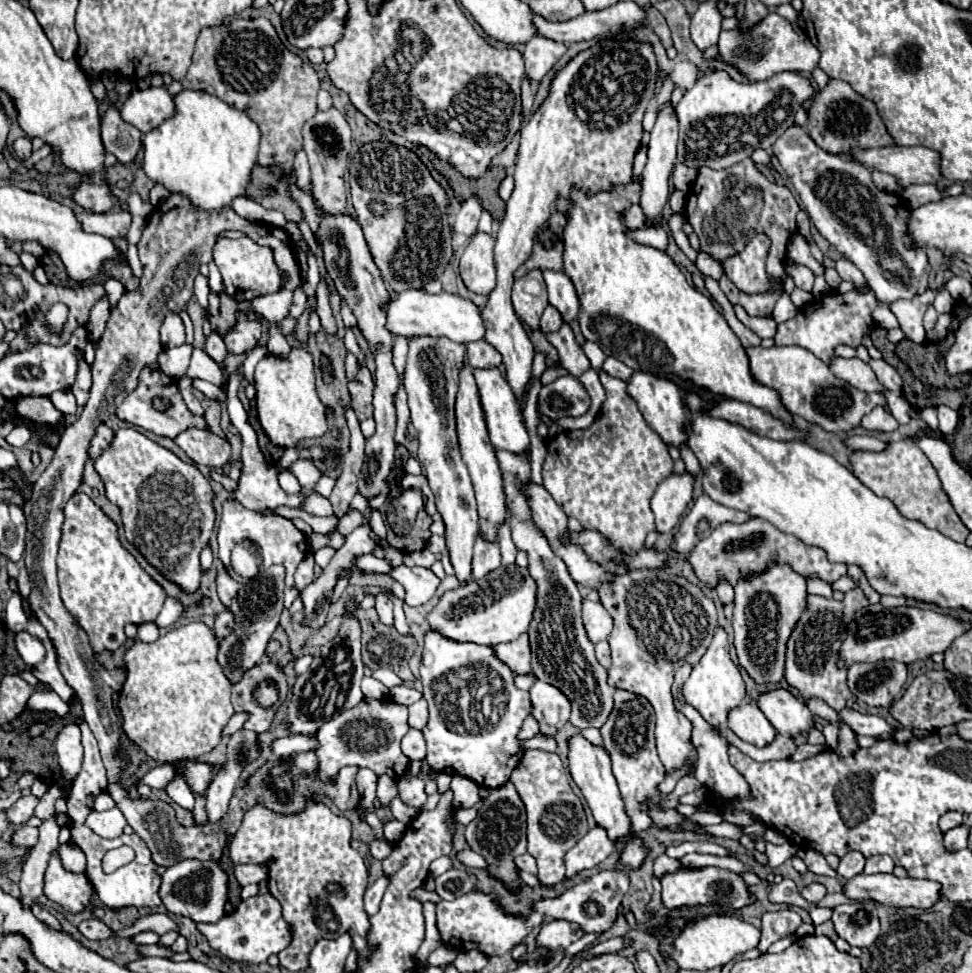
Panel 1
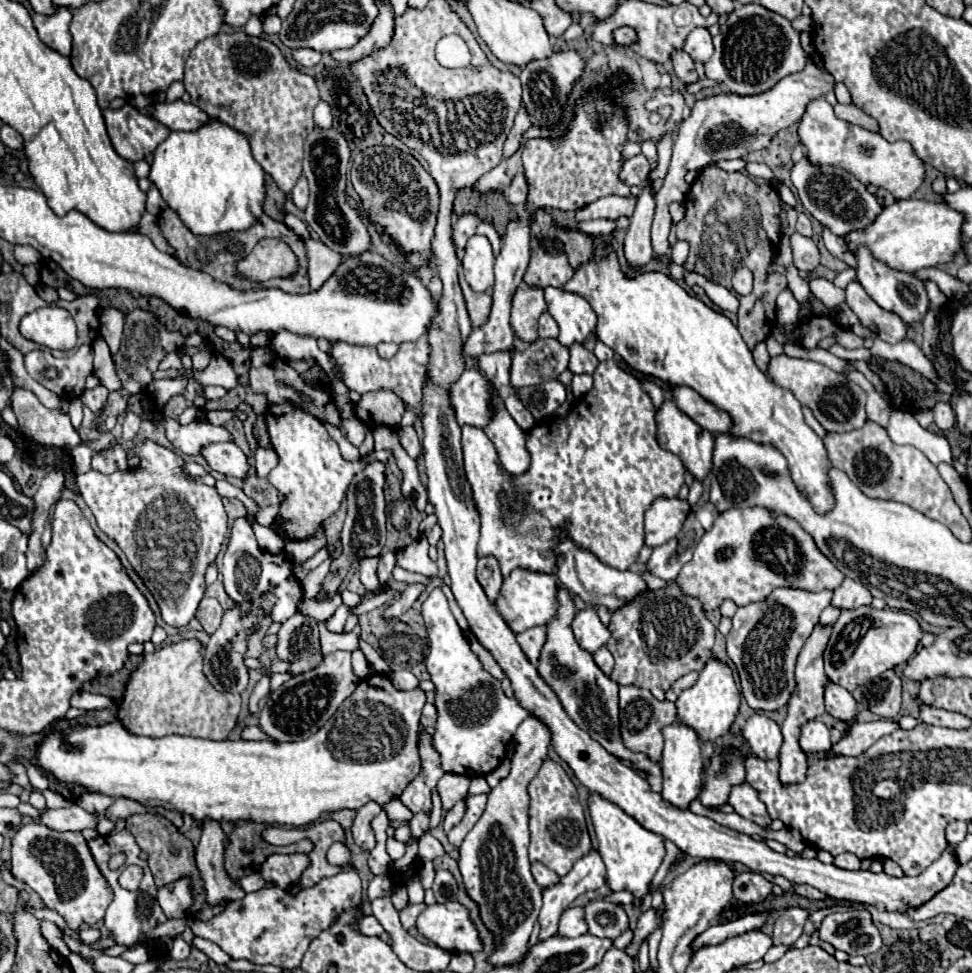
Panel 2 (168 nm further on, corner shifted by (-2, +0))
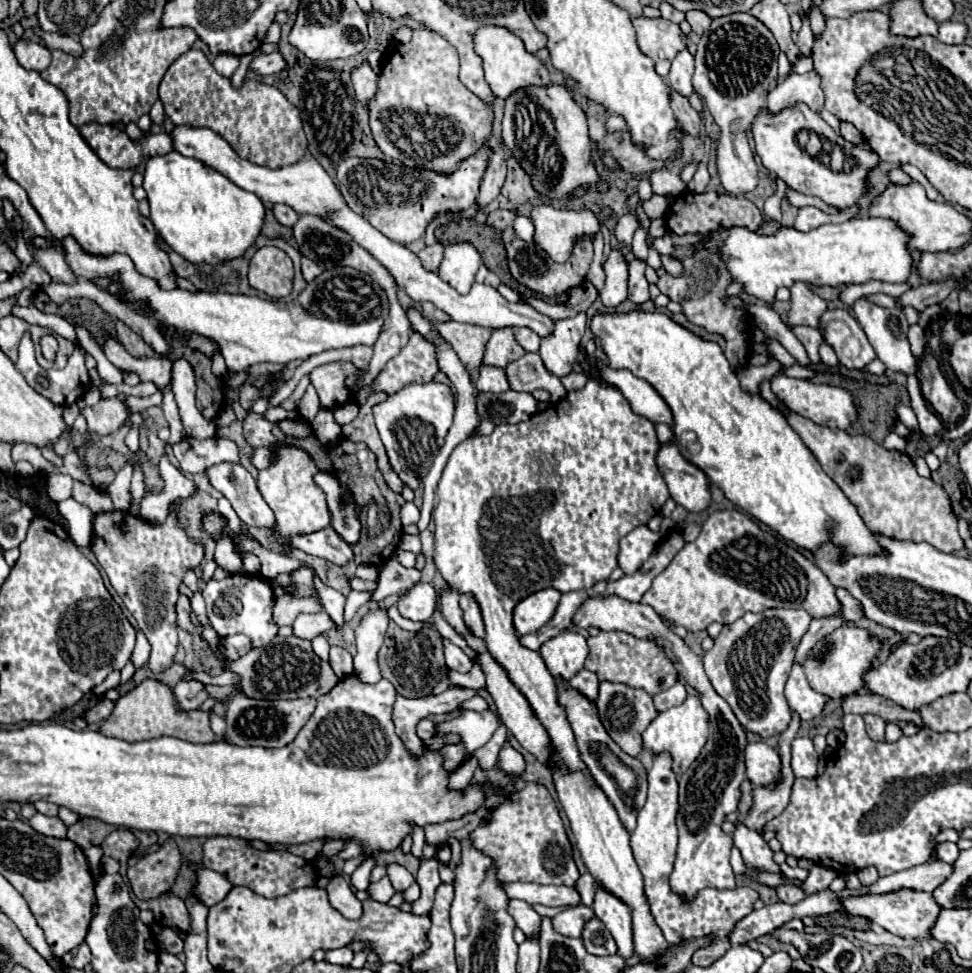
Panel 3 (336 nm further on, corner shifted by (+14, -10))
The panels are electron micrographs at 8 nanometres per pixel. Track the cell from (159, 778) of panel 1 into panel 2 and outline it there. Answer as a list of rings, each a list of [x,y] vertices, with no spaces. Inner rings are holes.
[[[70,805],[64,809],[48,809],[46,815],[42,815],[40,823],[54,829],[54,831],[82,831],[82,829],[96,829],[100,817],[96,813],[88,813],[86,809],[82,809],[80,805]]]

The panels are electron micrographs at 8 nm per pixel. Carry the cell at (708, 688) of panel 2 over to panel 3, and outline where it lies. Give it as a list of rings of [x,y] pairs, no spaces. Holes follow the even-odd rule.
[[[688,695],[688,699],[682,705],[658,713],[658,717],[642,733],[644,749],[652,751],[654,755],[668,753],[672,757],[672,771],[676,775],[682,775],[690,767],[690,763],[700,755],[706,739],[708,739],[708,715],[704,713],[700,697],[696,695]]]

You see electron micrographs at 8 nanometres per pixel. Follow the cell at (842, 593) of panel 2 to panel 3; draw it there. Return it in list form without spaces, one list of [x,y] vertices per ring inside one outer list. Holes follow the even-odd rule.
[[[836,615],[836,617],[826,617],[826,619],[812,619],[812,625],[808,629],[808,633],[802,637],[800,645],[796,647],[796,657],[794,657],[794,663],[804,663],[808,653],[812,651],[812,647],[824,639],[826,635],[830,635],[832,631],[836,631],[840,625],[844,623],[844,617],[842,615]]]

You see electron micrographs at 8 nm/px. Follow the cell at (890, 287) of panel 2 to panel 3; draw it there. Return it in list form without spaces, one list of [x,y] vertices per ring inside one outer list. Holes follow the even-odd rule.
[[[862,297],[854,303],[854,317],[862,325],[868,341],[872,343],[872,347],[876,351],[876,357],[886,365],[886,369],[898,371],[898,373],[904,373],[904,375],[918,373],[918,359],[910,351],[910,343],[908,343],[908,337],[906,337],[908,323],[906,323],[902,309],[882,309],[882,307],[868,303]]]

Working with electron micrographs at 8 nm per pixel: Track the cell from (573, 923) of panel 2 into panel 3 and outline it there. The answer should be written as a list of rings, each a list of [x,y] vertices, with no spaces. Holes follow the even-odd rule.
[[[576,905],[576,907],[568,907],[564,911],[560,911],[552,923],[554,923],[554,929],[566,937],[580,937],[582,935],[582,929],[584,925],[594,917],[594,911],[586,905]]]

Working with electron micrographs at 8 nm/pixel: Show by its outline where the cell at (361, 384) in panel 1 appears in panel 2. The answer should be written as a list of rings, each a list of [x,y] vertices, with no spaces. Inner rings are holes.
[[[378,389],[360,397],[358,411],[360,415],[356,417],[368,427],[380,427],[382,423],[390,423],[390,427],[394,427],[404,413],[404,405],[394,391]]]

